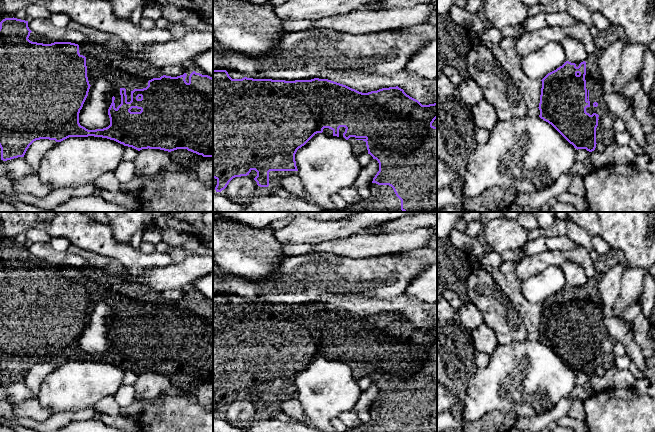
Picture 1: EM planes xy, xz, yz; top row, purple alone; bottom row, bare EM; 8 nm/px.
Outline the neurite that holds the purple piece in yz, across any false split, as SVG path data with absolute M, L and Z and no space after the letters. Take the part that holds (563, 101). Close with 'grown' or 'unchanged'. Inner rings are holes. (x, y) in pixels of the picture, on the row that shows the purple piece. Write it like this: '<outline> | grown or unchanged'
M566 61L556 70L548 73L541 81L539 117L551 124L574 148L592 152L596 148L596 128L599 115L590 115L586 108L590 107L589 90L586 89L586 62L577 67L575 63Z | unchanged

